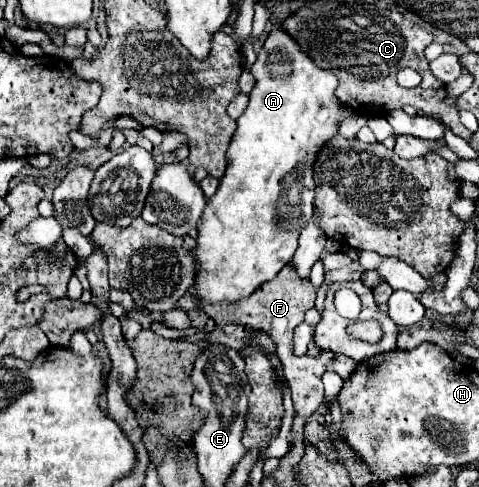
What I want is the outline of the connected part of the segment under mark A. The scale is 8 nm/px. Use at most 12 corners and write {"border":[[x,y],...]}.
{"border":[[283,32],[249,70],[201,216],[195,294],[275,278],[354,112]]}

